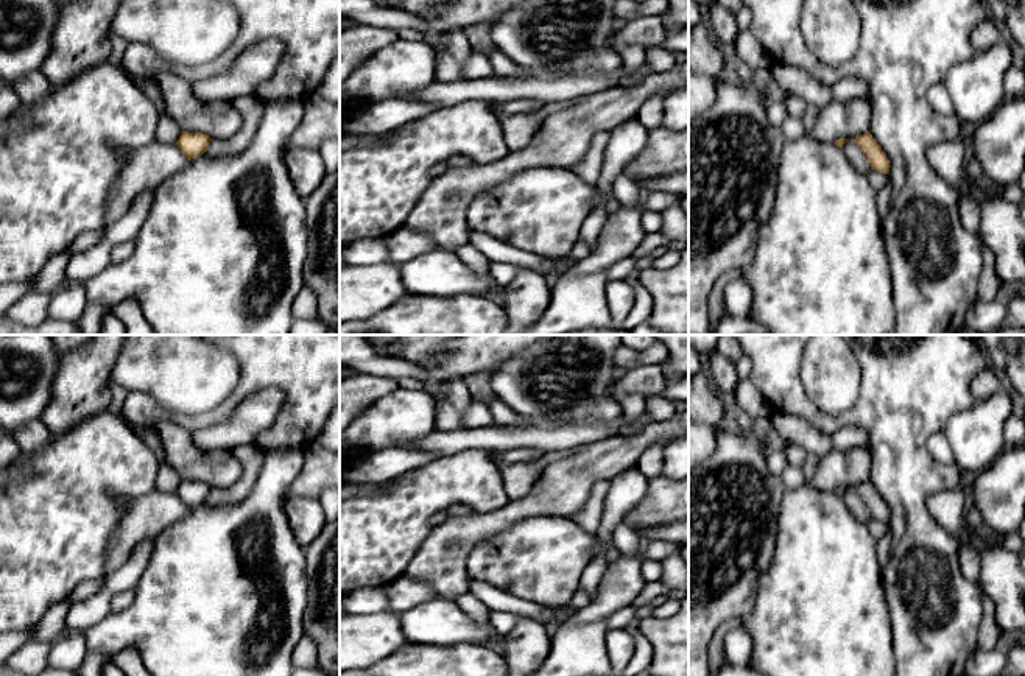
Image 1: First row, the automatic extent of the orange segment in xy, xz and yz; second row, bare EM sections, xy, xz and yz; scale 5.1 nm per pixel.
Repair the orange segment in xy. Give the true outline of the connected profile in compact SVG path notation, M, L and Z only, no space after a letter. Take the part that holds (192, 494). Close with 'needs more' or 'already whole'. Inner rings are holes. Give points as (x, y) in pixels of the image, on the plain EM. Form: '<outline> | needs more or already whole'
M182 480L176 494L181 498L181 502L188 509L192 509L192 508L203 505L207 500L210 491L212 491L212 488L203 481Z | already whole

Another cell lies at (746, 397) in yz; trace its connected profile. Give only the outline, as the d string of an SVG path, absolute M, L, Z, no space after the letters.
M749 377L738 380L731 403L749 414L759 425L766 425L774 413Z

